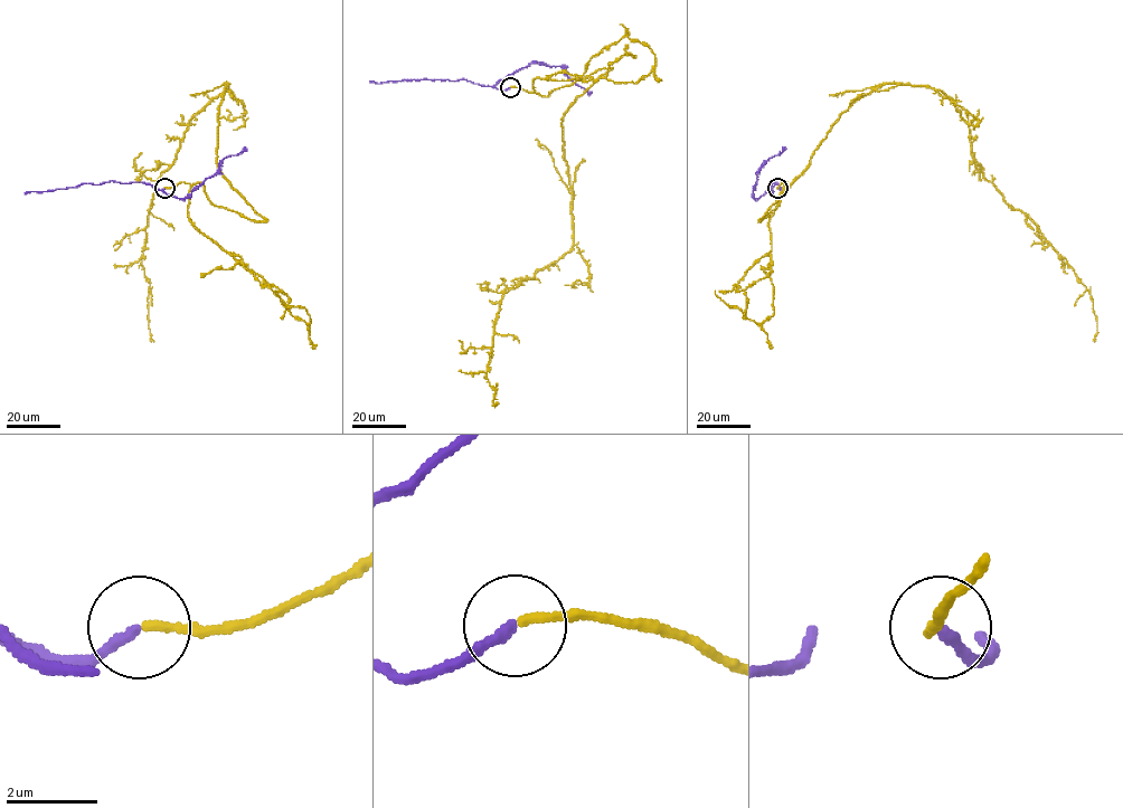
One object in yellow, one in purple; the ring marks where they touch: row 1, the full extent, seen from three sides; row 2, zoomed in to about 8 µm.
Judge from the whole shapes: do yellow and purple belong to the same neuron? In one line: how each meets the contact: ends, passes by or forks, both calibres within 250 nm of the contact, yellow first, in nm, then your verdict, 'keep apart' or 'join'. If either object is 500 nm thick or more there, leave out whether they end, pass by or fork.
yellow ends there; purple ends there; 200 nm thick on the yellow side, 240 nm on the other; join

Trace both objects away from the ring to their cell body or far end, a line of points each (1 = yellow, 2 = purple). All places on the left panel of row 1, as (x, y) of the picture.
1: (164, 188), (200, 182), (213, 205), (265, 219), (219, 171), (227, 83), (157, 181), (141, 259), (153, 341)
2: (164, 188), (158, 189), (185, 198), (213, 176), (225, 158), (238, 154), (244, 148)

